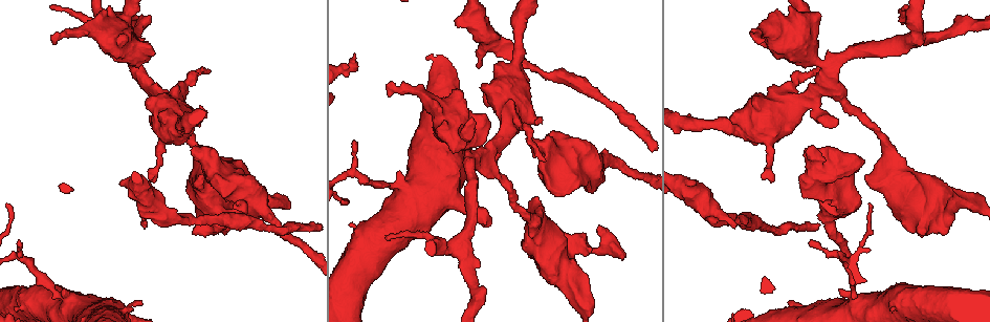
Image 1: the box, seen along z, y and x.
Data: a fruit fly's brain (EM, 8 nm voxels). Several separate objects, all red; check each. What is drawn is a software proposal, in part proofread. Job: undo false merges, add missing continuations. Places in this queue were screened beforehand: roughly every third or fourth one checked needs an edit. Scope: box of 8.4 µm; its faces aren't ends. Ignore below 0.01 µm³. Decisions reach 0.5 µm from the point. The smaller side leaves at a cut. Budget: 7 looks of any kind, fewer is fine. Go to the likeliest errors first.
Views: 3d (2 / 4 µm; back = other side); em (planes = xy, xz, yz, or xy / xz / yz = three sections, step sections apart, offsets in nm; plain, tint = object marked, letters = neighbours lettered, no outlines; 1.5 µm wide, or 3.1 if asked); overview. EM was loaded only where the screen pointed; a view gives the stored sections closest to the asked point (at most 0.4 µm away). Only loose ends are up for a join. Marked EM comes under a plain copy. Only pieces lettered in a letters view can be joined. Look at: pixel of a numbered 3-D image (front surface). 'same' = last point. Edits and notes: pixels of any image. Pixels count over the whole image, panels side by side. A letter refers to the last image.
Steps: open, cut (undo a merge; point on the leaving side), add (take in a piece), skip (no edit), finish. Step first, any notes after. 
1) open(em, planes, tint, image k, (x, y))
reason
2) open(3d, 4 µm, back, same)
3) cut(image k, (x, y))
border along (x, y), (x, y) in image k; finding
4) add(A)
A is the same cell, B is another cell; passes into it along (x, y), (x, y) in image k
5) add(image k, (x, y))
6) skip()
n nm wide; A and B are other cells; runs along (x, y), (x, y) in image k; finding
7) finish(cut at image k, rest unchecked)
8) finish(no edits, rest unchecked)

open(3d, 4 µm, back, image 1, (788, 304))
branch stops here

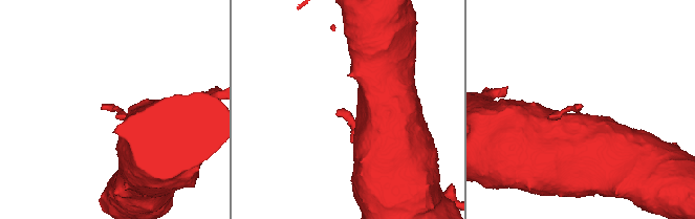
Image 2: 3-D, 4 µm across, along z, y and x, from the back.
open(em, xz, step 8, tint, image 2, (103, 108))

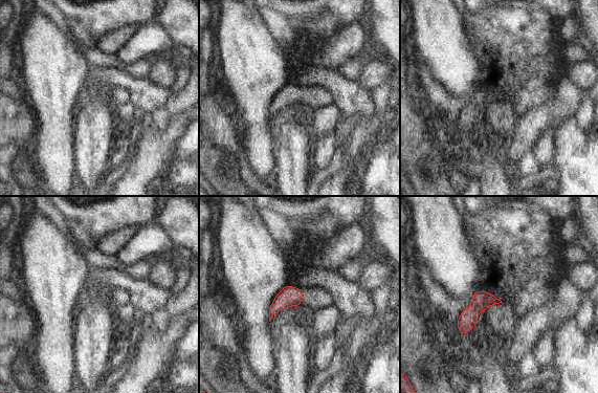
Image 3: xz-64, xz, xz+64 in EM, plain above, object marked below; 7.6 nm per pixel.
open(em, planes, letters, same)
cut it another way

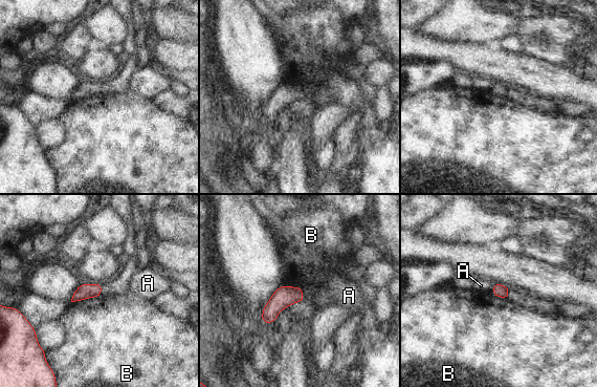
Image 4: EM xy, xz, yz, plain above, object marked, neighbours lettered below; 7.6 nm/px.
skip()
A and B are other cells; none of them fits

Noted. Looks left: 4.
open(em, planes, letters, image 1, (918, 234))
branch stops here

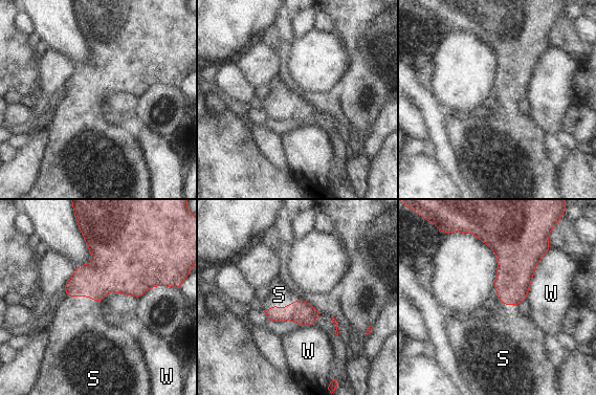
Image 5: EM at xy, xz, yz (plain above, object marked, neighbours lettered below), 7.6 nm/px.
add(S)
W touches over 440 nm; S is the same cell, W is another cell; the neuron continues

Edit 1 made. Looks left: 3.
finish(add at image 5, rest unchecked)

